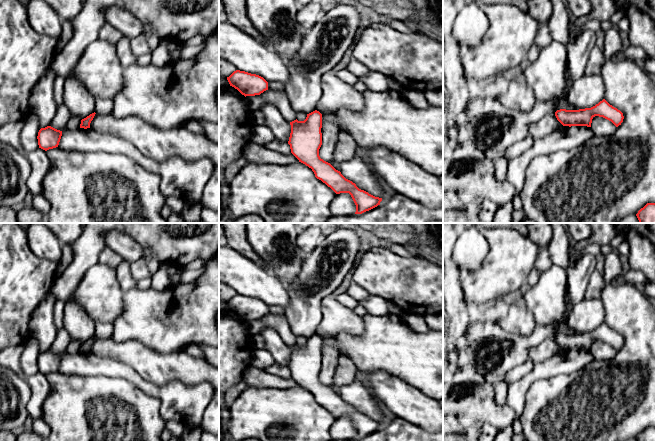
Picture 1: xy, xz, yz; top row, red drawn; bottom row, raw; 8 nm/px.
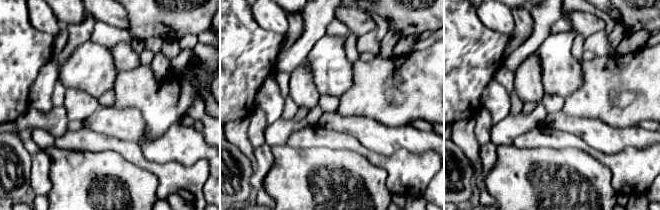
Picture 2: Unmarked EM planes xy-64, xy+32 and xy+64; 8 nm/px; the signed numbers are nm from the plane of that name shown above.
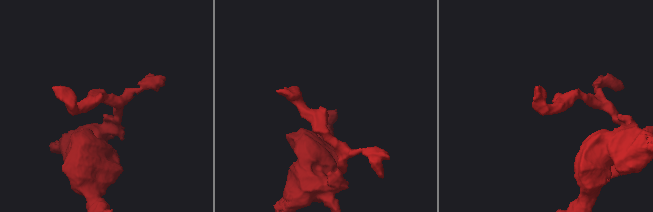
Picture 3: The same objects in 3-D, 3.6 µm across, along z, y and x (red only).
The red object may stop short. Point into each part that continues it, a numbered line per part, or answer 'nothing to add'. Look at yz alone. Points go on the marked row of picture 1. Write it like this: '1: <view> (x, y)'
nothing to add

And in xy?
nothing to add

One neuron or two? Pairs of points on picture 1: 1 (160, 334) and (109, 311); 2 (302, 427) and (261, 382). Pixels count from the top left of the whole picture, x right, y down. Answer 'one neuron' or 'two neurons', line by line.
1: two neurons
2: two neurons

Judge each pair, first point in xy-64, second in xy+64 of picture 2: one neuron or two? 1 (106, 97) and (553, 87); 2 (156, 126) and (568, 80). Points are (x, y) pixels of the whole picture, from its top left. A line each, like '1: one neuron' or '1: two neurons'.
1: two neurons
2: two neurons

